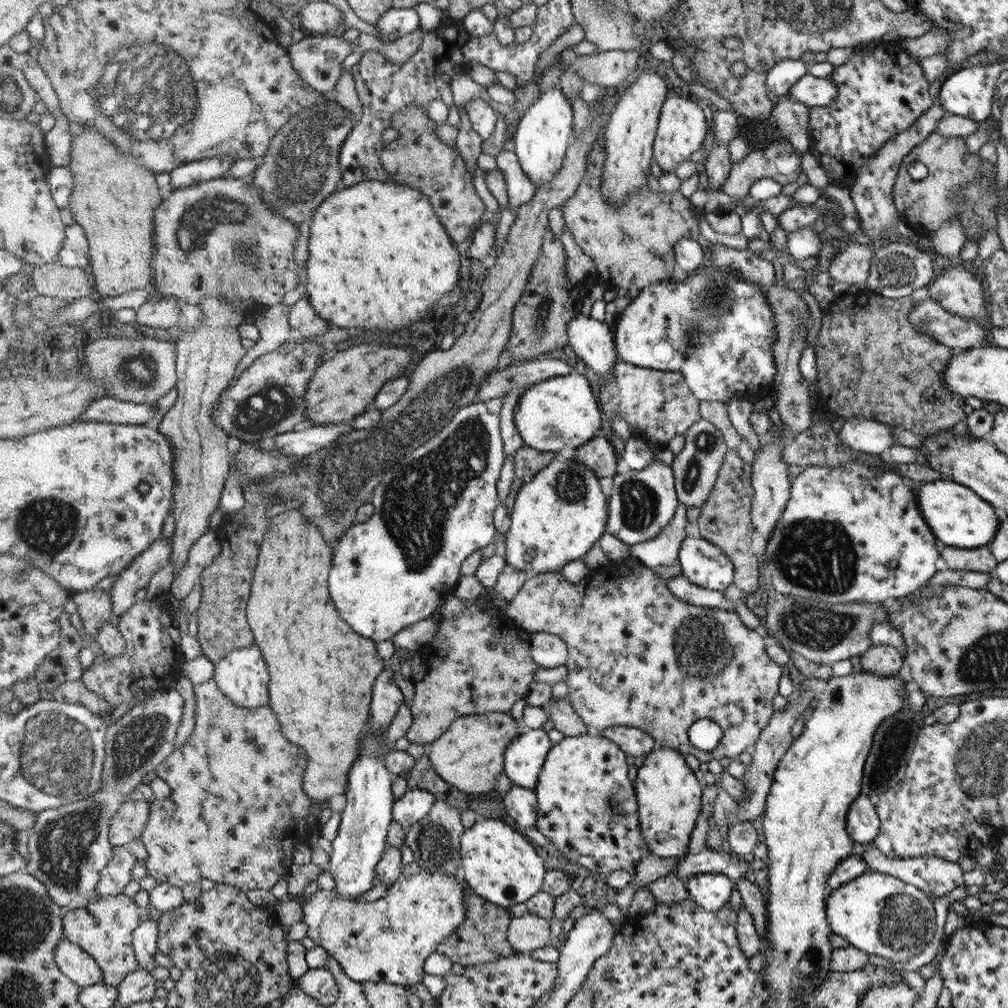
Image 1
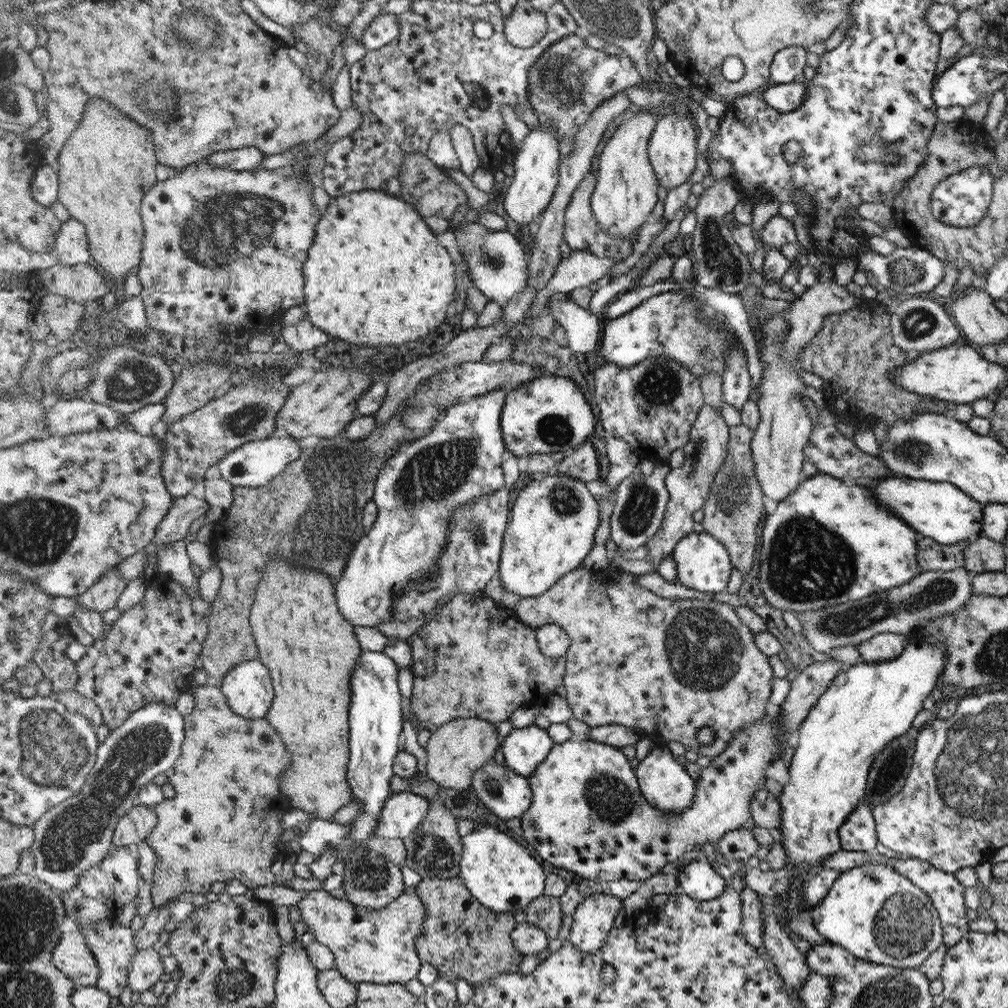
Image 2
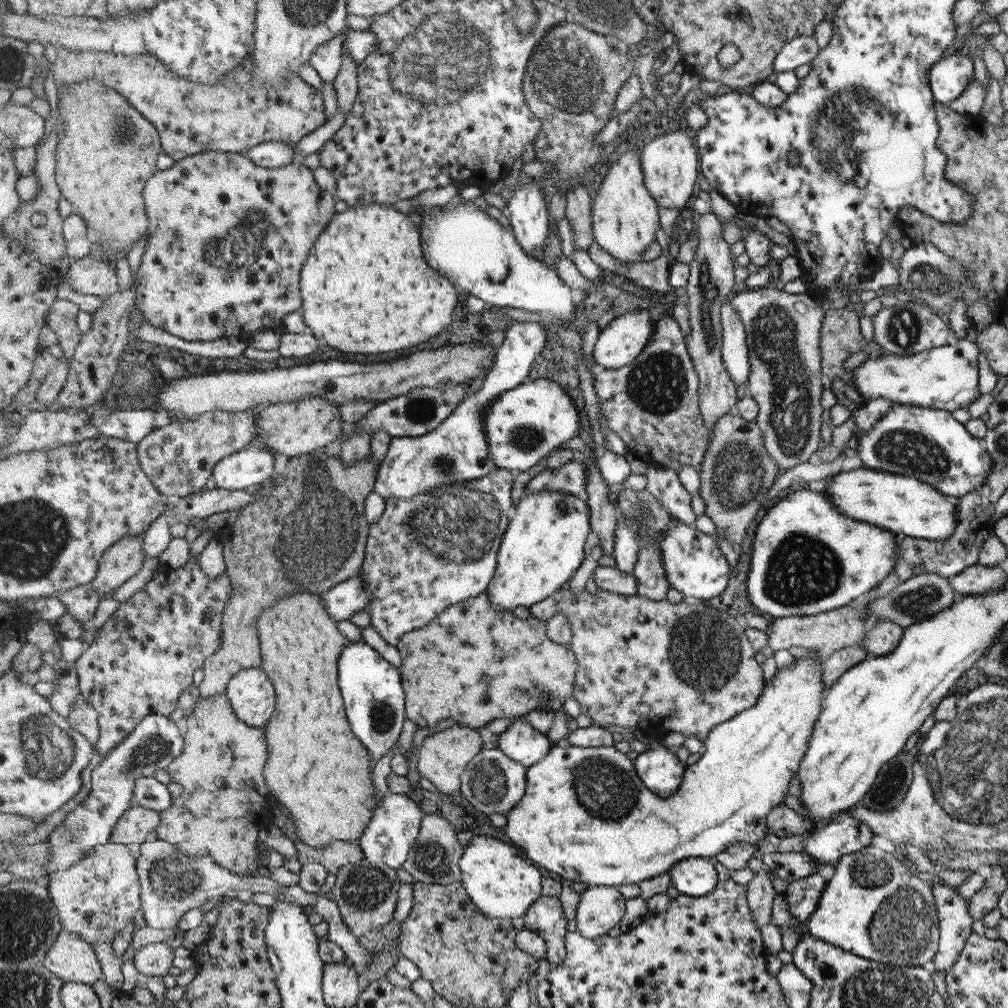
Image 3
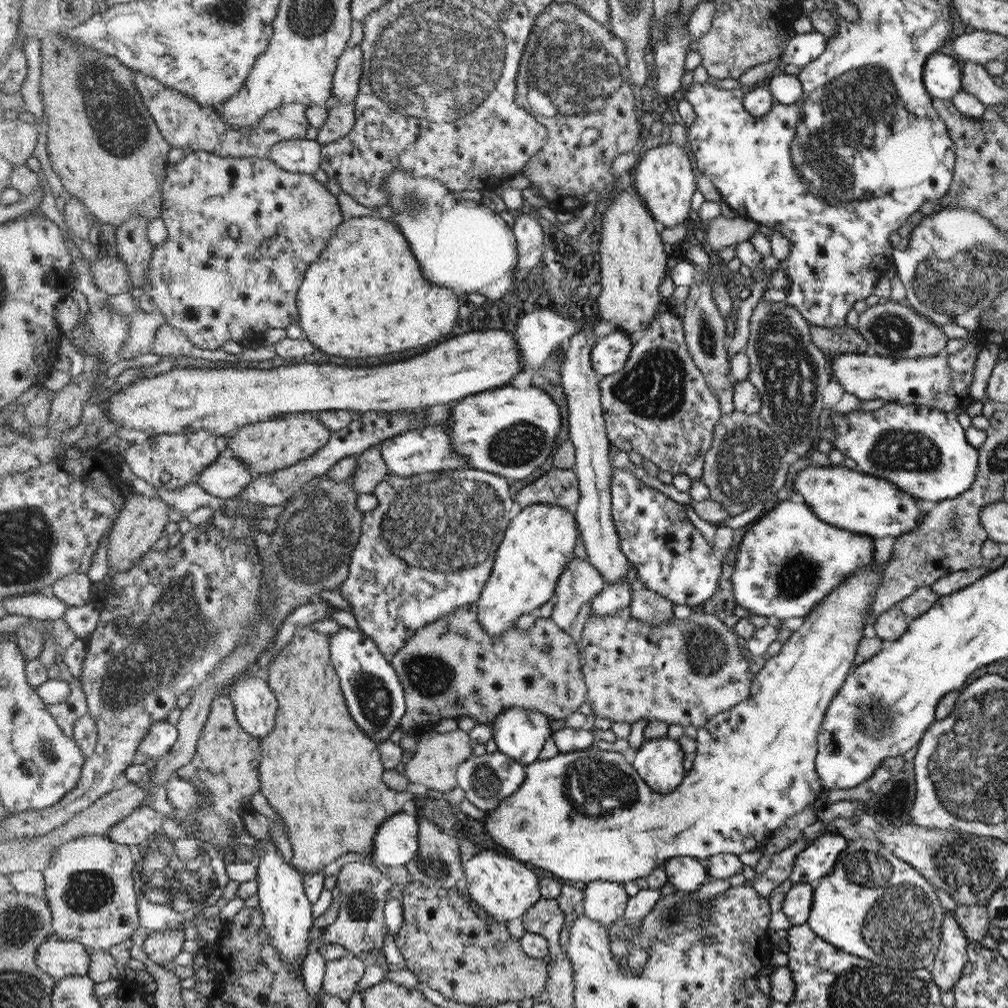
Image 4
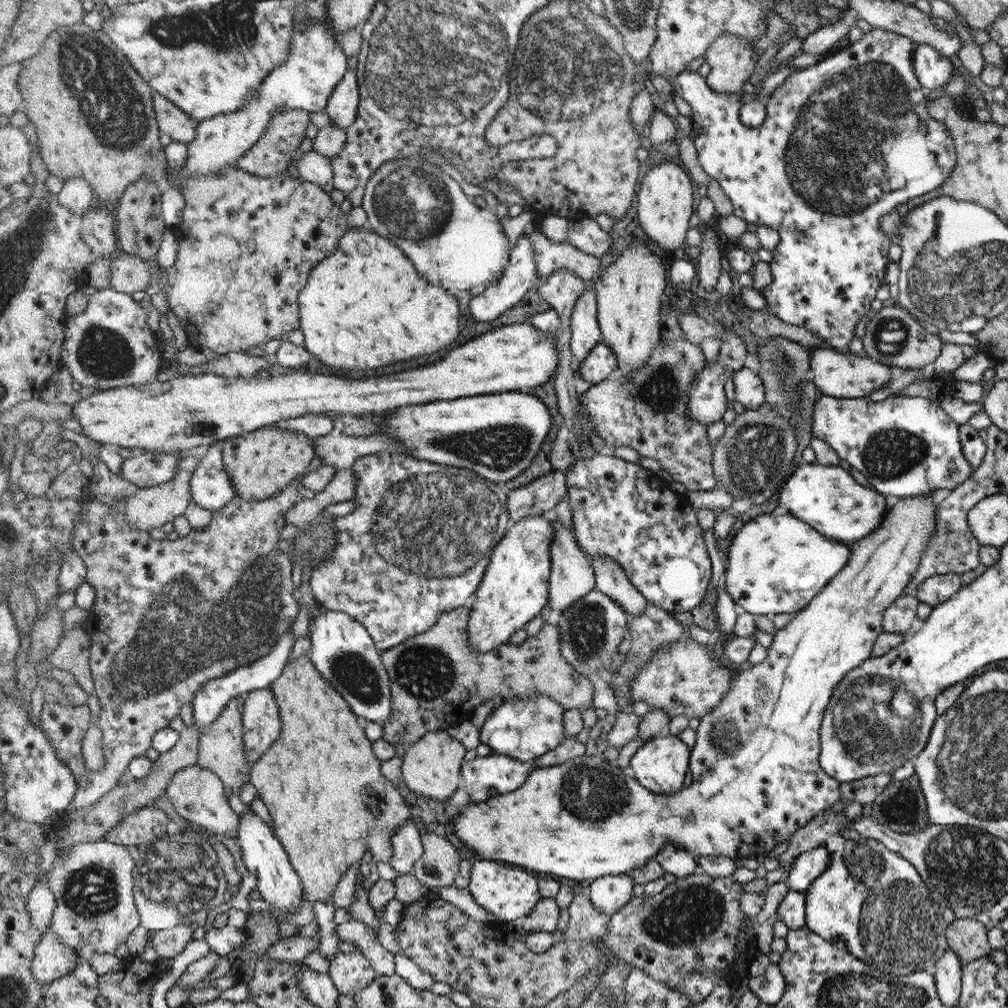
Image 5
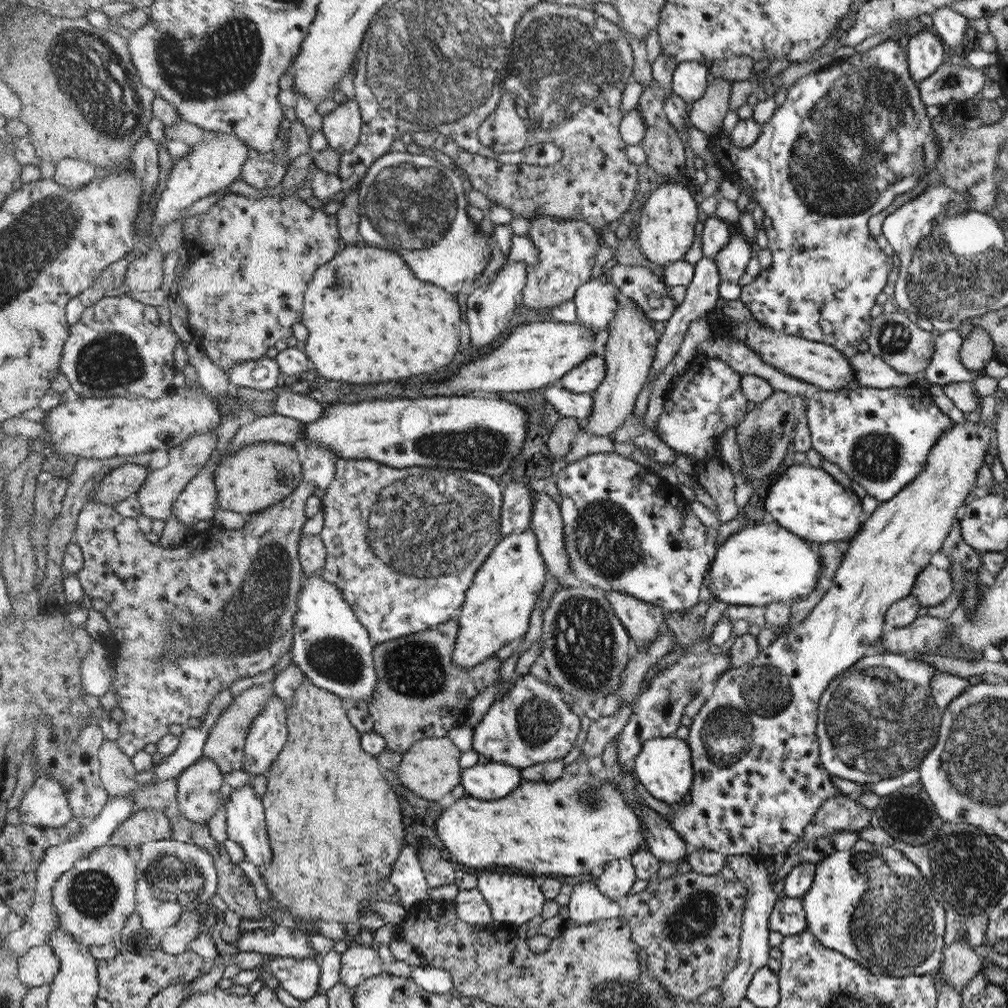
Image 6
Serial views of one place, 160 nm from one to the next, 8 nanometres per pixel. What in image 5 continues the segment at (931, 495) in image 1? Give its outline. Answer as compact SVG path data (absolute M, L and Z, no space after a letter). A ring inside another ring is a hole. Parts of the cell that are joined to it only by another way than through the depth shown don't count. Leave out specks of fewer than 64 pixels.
M805 462L784 483L779 503L792 516L810 524L824 536L848 544L867 537L883 522L883 516L887 514L884 498L876 489L860 485L840 466Z

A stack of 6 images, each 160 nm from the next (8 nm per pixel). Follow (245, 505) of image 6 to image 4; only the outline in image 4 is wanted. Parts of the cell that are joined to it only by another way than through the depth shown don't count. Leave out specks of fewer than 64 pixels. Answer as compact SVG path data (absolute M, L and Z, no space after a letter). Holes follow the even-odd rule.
M296 412L240 427L230 435L228 446L234 454L234 459L238 458L240 463L244 463L256 478L310 459L327 444L330 435L332 430L323 426L315 416L311 416L311 412Z

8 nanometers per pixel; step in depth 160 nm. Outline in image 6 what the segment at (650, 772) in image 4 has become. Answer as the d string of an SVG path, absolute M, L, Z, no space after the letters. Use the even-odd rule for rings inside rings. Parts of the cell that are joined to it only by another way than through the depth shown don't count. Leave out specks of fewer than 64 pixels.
M676 736L653 738L644 743L633 759L632 770L648 793L670 806L678 805L693 785L694 769L688 745Z

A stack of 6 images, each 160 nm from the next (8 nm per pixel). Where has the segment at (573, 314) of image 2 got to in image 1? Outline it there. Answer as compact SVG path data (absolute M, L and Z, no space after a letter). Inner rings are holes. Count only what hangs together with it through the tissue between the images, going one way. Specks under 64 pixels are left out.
M578 312L577 317L568 326L568 345L572 351L588 366L592 374L600 375L603 384L610 382L614 376L614 365L619 361L614 343L613 325L586 318Z

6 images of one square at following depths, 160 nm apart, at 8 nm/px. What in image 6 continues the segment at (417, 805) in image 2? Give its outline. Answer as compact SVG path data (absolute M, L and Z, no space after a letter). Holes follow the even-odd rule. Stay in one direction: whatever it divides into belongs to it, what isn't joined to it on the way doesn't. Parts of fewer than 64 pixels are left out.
M410 846L400 850L389 881L396 886L396 899L408 912L413 906L431 900L428 883L419 860L419 850Z

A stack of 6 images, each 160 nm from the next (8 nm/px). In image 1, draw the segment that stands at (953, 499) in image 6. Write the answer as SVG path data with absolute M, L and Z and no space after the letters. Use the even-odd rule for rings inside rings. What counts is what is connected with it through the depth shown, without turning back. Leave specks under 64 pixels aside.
M595 732L565 736L551 748L533 792L538 806L536 828L552 844L554 854L602 876L620 869L632 871L638 867L642 858L650 856L649 844L640 832L639 806L636 804L634 786L628 780L626 756L619 745L608 737Z

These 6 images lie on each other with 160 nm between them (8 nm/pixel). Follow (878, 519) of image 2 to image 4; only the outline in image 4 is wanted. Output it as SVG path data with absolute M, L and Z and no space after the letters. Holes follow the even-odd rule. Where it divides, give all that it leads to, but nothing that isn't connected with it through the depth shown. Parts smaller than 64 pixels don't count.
M782 501L764 515L761 514L744 533L731 576L734 597L751 615L776 617L780 621L807 616L818 603L838 590L839 584L847 581L853 572L874 561L872 539L874 538L826 524L811 511L806 502Z

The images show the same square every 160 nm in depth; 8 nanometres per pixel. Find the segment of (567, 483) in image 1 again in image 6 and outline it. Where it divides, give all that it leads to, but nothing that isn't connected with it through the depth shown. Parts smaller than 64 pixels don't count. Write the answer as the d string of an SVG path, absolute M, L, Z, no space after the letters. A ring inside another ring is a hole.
M531 530L506 535L499 540L498 546L494 548L492 560L480 568L480 576L476 577L476 584L468 590L468 604L464 605L464 612L461 610L455 615L459 623L456 642L451 652L452 662L458 668L472 668L484 663L485 660L495 656L500 648L510 644L516 638L522 638L530 628L530 614L536 602L536 594L542 590L544 585L544 574L546 574L545 560L542 560L542 553L539 546L536 546L536 535Z

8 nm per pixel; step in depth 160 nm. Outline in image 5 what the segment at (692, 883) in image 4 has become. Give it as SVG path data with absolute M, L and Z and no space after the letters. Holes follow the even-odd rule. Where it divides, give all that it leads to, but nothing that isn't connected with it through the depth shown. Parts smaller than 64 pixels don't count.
M668 843L662 847L662 852L656 854L655 860L666 873L681 879L700 872L695 858L695 855L682 850L678 845Z

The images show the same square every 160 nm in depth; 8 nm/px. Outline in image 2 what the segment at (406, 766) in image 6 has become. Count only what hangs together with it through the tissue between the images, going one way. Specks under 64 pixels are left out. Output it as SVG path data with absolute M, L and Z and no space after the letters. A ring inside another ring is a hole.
M480 718L454 719L432 732L425 748L428 755L427 775L444 788L468 790L471 786L471 774L487 763L498 748L498 724Z

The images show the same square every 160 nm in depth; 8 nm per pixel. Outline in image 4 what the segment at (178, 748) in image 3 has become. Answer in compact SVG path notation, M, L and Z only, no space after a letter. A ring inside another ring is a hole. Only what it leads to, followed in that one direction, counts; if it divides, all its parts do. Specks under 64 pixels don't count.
M161 720L157 722L155 726L151 728L151 734L144 740L143 746L139 756L135 760L135 764L144 764L148 762L150 758L159 760L164 755L167 755L172 748L179 742L179 726L171 724L167 720Z

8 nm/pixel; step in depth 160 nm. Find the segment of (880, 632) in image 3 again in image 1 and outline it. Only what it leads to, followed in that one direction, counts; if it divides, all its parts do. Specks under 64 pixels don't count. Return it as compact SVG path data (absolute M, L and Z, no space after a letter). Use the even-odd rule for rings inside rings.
M874 645L861 655L864 671L880 676L892 676L906 668L903 653L892 645Z

